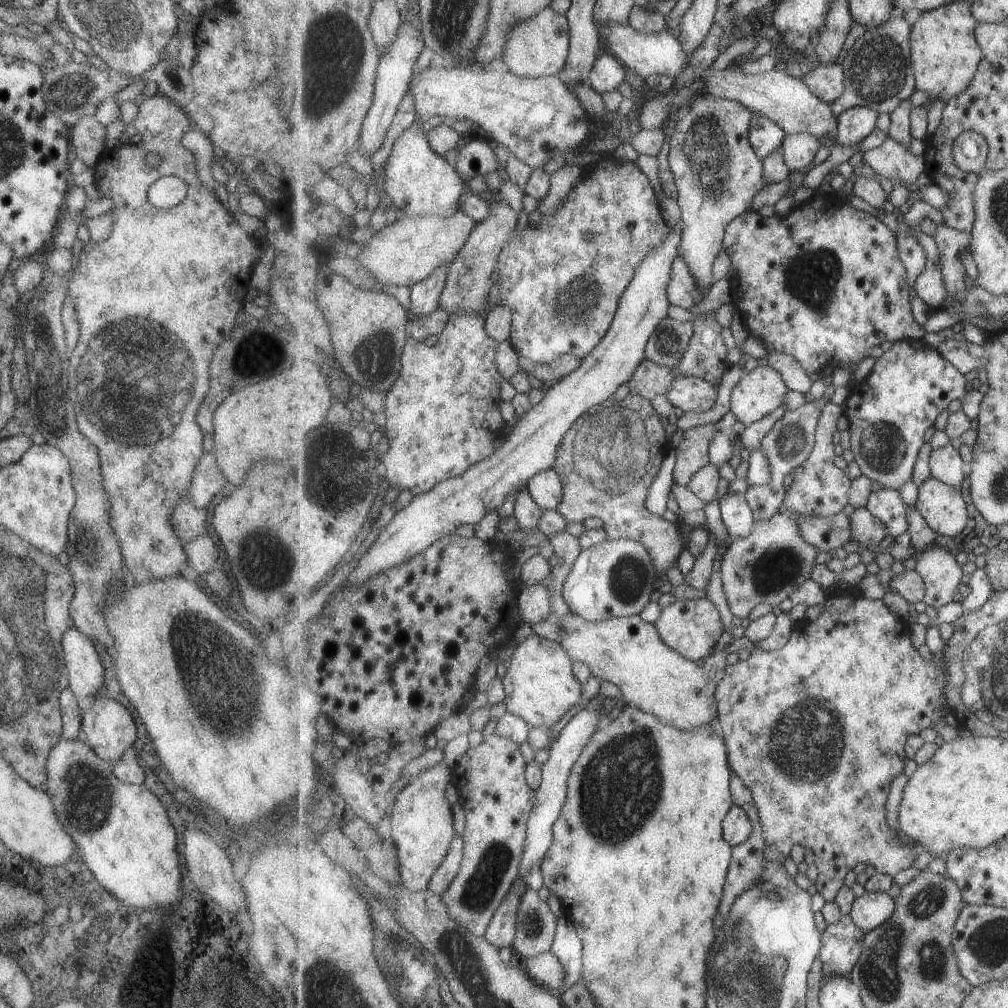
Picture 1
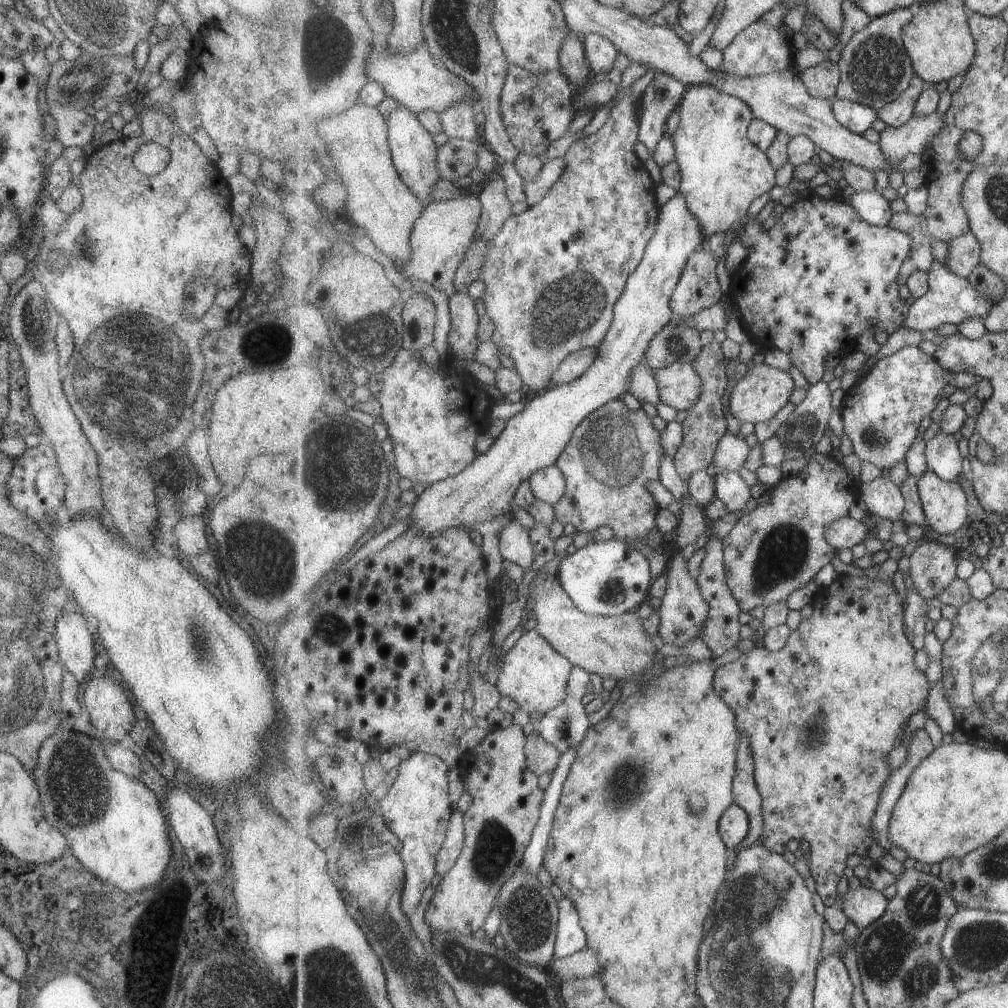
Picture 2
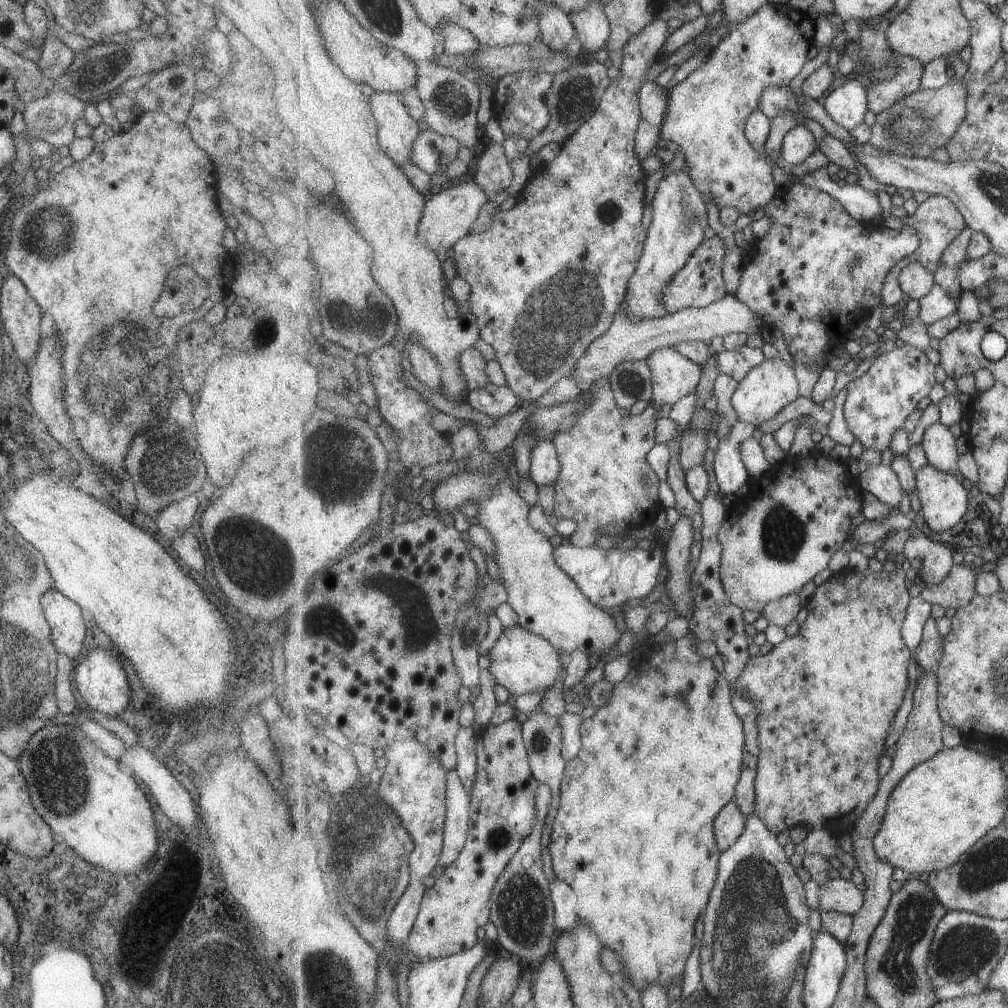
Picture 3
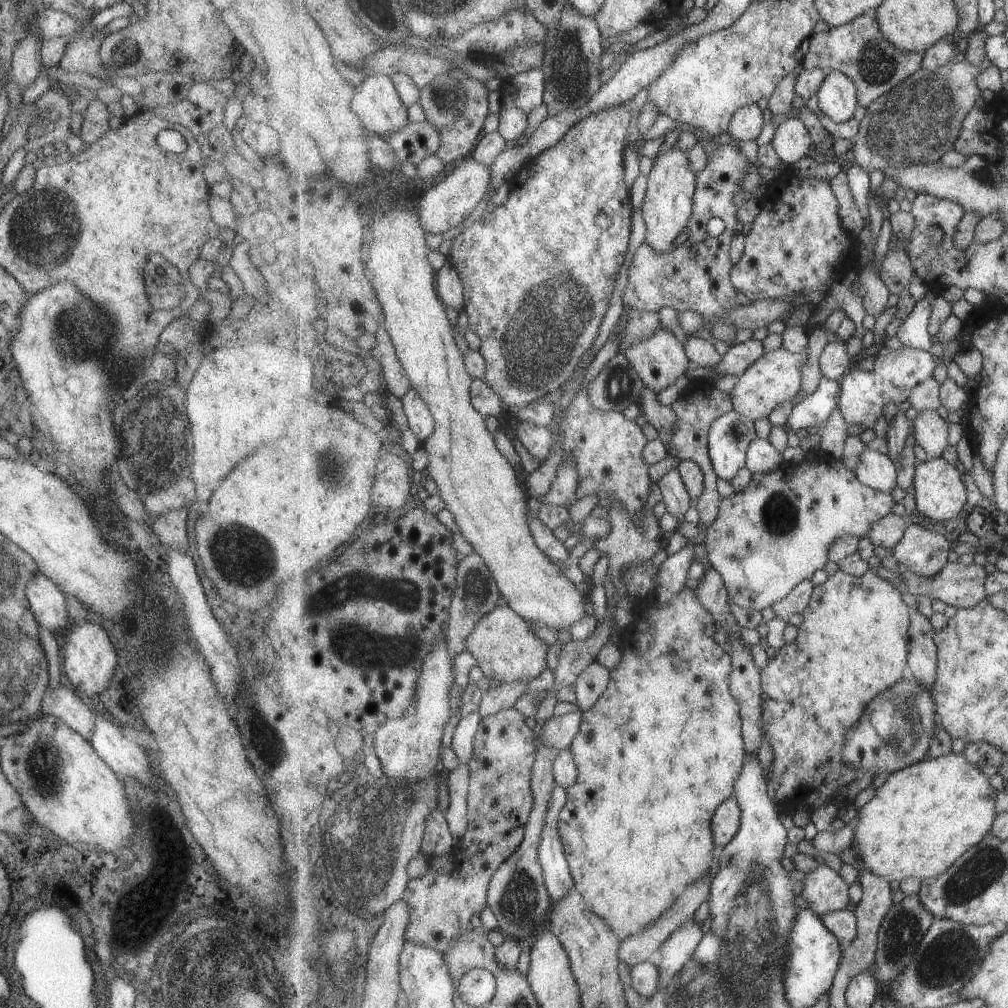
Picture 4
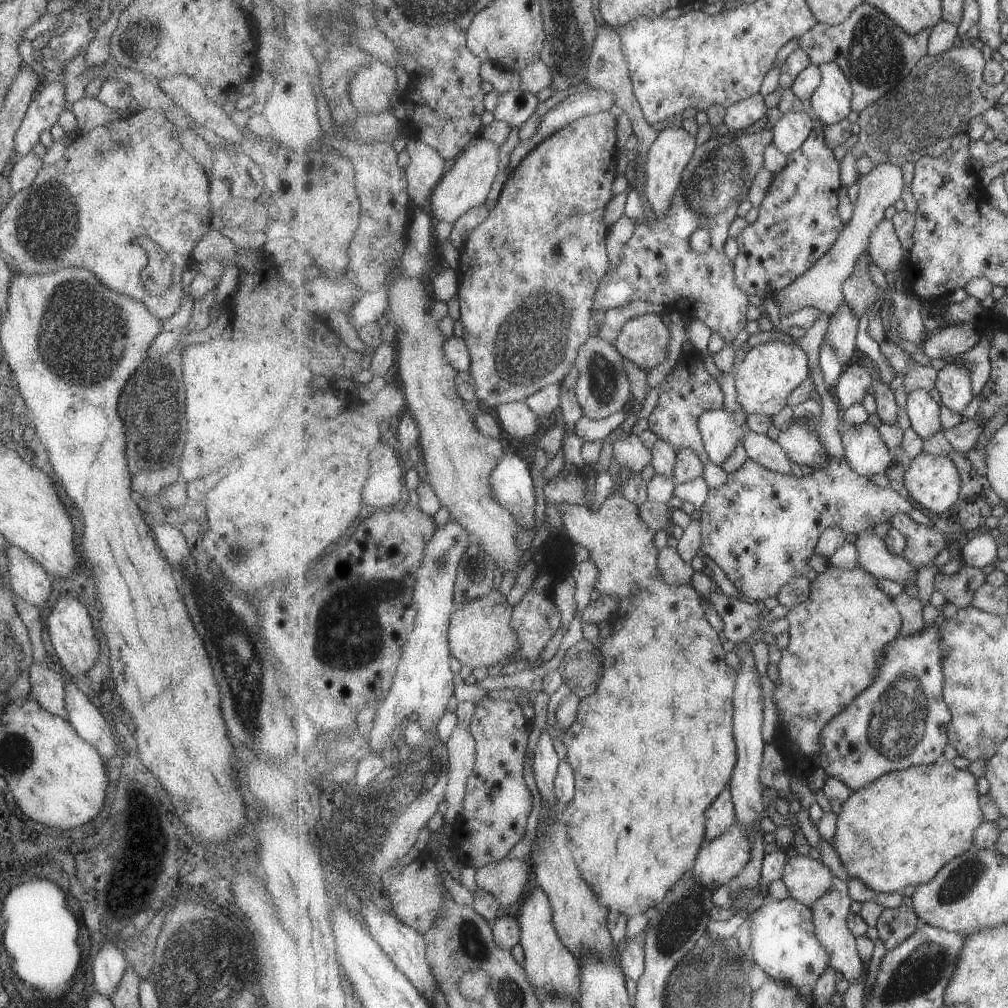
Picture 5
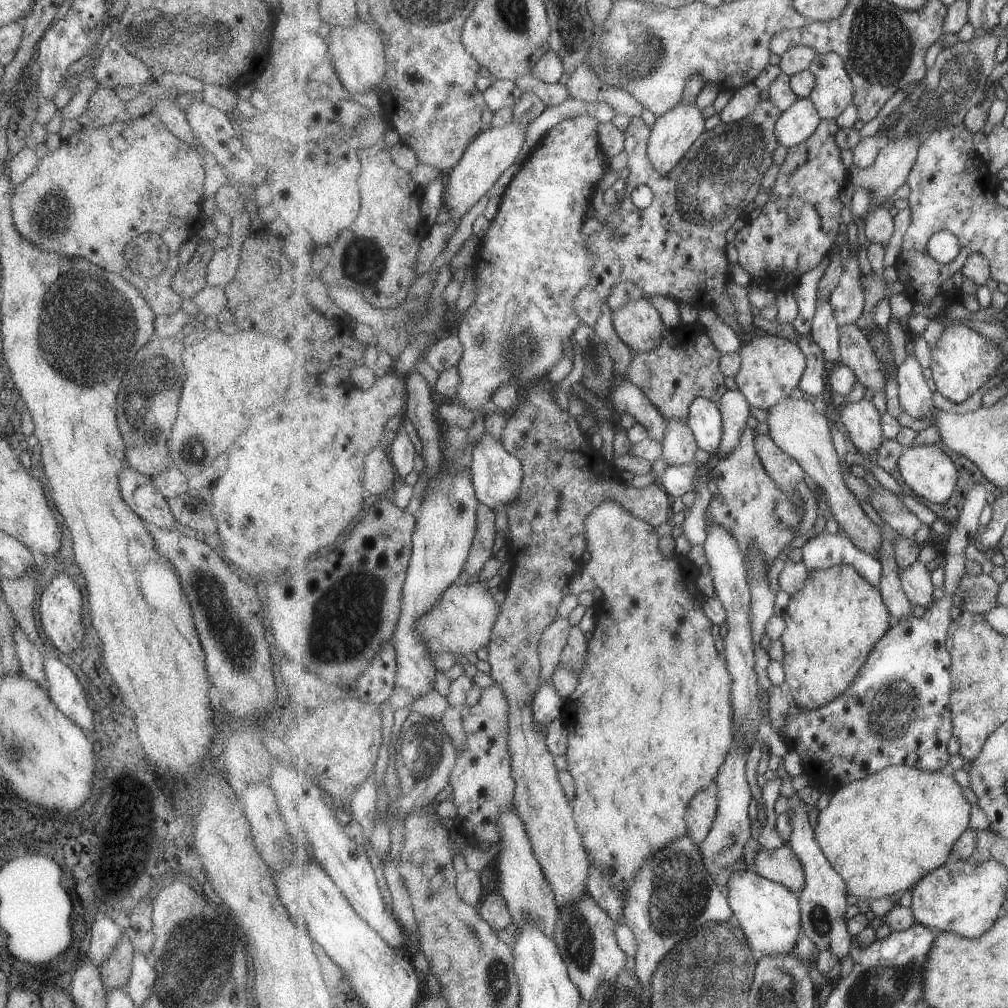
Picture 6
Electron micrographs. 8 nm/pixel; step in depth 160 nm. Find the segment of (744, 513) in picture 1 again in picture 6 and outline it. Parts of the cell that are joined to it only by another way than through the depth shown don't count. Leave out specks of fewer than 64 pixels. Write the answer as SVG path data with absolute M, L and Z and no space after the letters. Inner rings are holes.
M697 397L691 403L687 423L694 430L700 448L709 455L715 453L724 435L724 420L719 404Z

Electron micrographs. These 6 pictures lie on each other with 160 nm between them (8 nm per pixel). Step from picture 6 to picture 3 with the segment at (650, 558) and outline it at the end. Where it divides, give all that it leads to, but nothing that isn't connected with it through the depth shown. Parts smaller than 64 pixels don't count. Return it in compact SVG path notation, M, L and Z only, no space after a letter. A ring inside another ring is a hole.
M689 629L687 630L685 637L676 641L673 640L671 642L667 642L662 647L660 646L659 651L653 652L653 654L649 656L649 659L644 662L644 664L639 666L639 670L637 670L639 674L637 674L637 676L635 676L635 672L632 672L620 683L614 685L611 700L605 706L598 709L592 717L583 721L580 728L582 734L582 747L579 754L573 760L566 763L564 779L562 780L562 785L560 788L560 803L551 830L551 840L548 844L555 876L562 881L567 881L573 887L573 890L575 890L575 892L578 894L578 915L582 919L582 922L589 925L595 931L598 939L604 944L605 947L609 947L618 954L618 957L622 960L622 975L628 977L632 981L633 986L637 988L637 991L640 994L643 994L643 991L648 989L651 985L661 985L665 990L667 990L667 988L671 988L671 986L675 984L679 985L682 982L683 974L685 974L685 960L691 956L691 952L693 952L691 948L695 948L694 944L696 940L693 937L695 936L695 924L697 924L699 914L701 914L701 912L705 912L707 905L709 904L711 893L716 887L716 880L720 867L722 850L719 848L718 838L716 837L715 832L713 832L713 828L715 828L715 826L713 826L713 822L715 822L717 814L721 813L729 802L736 798L736 786L738 785L739 779L742 777L743 772L744 752L746 748L746 731L744 730L742 718L738 715L738 711L735 710L732 686L723 673L719 673L717 670L715 670L713 660L705 658L703 655L698 653L696 650L696 644L699 641L701 640L699 640L692 630Z

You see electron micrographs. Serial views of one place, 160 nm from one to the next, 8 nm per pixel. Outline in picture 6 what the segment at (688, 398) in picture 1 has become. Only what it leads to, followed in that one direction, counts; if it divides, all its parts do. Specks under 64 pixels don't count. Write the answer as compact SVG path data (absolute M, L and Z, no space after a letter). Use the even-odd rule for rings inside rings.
M646 298L625 303L616 310L614 325L621 340L640 353L655 350L666 333L661 314Z

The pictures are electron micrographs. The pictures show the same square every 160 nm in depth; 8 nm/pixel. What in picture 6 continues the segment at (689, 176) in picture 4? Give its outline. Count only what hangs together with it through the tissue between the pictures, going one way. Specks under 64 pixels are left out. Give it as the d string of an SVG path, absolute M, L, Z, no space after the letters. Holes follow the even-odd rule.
M679 104L665 116L659 116L651 130L652 134L648 143L649 158L660 174L667 176L682 161L682 158L686 157L695 142L706 131L705 117L696 104Z

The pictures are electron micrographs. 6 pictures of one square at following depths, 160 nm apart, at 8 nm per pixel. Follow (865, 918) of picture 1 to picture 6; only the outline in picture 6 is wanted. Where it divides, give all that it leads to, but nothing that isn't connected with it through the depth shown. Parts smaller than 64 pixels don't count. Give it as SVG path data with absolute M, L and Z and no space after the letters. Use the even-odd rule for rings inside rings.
M789 844L772 852L761 848L754 865L755 870L762 877L788 886L794 891L799 891L800 894L806 887L803 863Z

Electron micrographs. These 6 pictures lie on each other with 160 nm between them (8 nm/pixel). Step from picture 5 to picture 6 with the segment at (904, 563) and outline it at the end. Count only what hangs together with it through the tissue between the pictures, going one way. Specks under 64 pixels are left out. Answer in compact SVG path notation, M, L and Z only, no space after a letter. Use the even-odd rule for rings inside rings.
M802 396L800 399L787 397L767 410L767 424L770 435L777 446L789 456L797 459L797 462L805 469L808 476L824 490L827 496L827 506L831 509L840 529L854 541L859 550L864 550L881 560L882 548L884 547L884 528L881 528L865 514L861 508L860 498L849 488L844 473L841 472L839 454L833 444L833 434L829 428L829 419L823 414L813 400L807 400ZM917 559L907 568L899 567L898 573L905 592L912 603L927 608L933 606L935 602L933 600L933 590L935 588L933 588L933 582L931 582L931 573L921 560Z

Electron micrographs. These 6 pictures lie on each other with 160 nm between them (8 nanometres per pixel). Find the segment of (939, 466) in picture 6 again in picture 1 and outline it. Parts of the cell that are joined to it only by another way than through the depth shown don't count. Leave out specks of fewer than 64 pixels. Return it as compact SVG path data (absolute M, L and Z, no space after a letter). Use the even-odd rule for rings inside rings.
M933 476L919 487L915 506L942 540L956 537L967 528L969 511L961 489Z

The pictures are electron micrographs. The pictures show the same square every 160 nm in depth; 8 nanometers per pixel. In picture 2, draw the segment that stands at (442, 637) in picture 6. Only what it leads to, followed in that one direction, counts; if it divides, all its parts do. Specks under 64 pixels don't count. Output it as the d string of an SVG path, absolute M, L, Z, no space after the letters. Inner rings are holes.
M536 628L525 632L518 639L504 656L502 663L495 685L502 696L512 698L517 706L527 713L539 712L544 715L568 697L568 682L574 665Z

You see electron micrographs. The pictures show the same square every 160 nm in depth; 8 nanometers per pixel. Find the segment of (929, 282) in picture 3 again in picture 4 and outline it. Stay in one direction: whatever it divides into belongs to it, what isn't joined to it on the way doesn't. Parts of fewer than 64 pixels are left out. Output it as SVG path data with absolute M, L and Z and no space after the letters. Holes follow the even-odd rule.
M887 250L881 265L881 277L894 297L911 286L915 274L921 274L921 271L915 268L906 251Z

